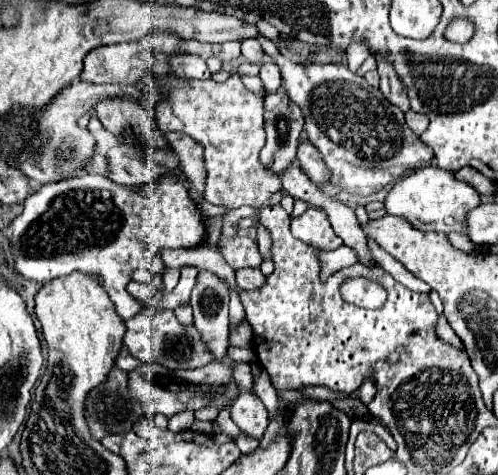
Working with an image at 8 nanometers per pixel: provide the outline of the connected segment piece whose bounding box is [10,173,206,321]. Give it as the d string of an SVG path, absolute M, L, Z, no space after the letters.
M88 173L82 177L42 185L26 199L22 215L18 215L10 225L10 243L16 261L16 271L26 279L42 283L70 275L74 271L80 271L90 277L100 277L104 291L116 305L116 313L122 317L122 321L128 321L128 317L134 317L140 311L140 307L136 307L136 301L126 291L126 285L132 281L132 271L138 267L138 263L150 255L160 255L162 249L192 249L206 241L206 217L194 205L184 187L168 187L174 183L180 185L174 175L168 175L152 187L126 189L116 187L116 183L108 181L102 175Z

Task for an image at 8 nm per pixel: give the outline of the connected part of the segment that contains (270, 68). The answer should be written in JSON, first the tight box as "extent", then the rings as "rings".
{"extent":[260,59,282,93],"rings":[[[264,59],[264,61],[262,61],[260,79],[262,79],[262,83],[266,85],[266,89],[268,89],[270,93],[276,91],[276,87],[280,87],[282,77],[280,77],[280,69],[278,69],[278,65],[276,65],[274,59]]]}

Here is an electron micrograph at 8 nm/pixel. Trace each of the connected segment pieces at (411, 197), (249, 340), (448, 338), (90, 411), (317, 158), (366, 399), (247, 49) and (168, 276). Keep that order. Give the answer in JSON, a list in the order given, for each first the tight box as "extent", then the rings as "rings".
[{"extent":[384,165,480,233],"rings":[[[426,165],[410,175],[402,177],[386,195],[384,209],[388,215],[404,217],[412,227],[420,231],[440,231],[440,233],[464,233],[464,213],[480,205],[480,195],[468,183],[452,179],[450,171],[440,171],[436,165]]]},{"extent":[230,321,254,347],"rings":[[[248,321],[240,323],[236,331],[230,333],[230,345],[234,347],[252,347],[252,343],[254,343],[254,335],[252,335],[252,327]]]},{"extent":[436,315,462,349],"rings":[[[444,315],[438,319],[436,333],[438,333],[446,343],[452,343],[454,347],[460,347],[460,349],[462,349],[462,341],[460,341],[460,337],[452,331],[452,327],[448,325],[448,321],[446,321],[446,317],[444,317]]]},{"extent":[86,367,146,439],"rings":[[[114,367],[108,375],[108,383],[100,385],[88,397],[86,415],[92,435],[96,435],[96,439],[104,439],[104,435],[130,431],[146,411],[130,397],[128,373]]]},{"extent":[296,139,330,185],"rings":[[[304,139],[304,143],[300,143],[300,151],[298,151],[298,157],[296,161],[306,169],[306,175],[318,183],[318,185],[324,185],[330,181],[330,171],[328,167],[324,165],[324,159],[322,155],[316,151],[316,147],[312,147],[312,143],[308,143]]]},{"extent":[358,379,377,405],"rings":[[[366,379],[358,389],[358,399],[365,405],[369,404],[374,399],[377,393],[376,385],[372,379]]]},{"extent":[242,39,264,61],"rings":[[[244,39],[242,41],[242,55],[246,61],[262,61],[264,51],[256,39]]]},{"extent":[159,269,180,293],"rings":[[[168,269],[162,277],[162,287],[159,289],[161,293],[169,293],[178,284],[180,278],[179,269]]]}]

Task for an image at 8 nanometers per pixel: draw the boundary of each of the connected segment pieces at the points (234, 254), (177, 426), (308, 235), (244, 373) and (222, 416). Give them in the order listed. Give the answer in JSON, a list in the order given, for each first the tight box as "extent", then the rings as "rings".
[{"extent":[220,235,262,271],"rings":[[[236,235],[236,237],[220,237],[220,251],[228,265],[238,271],[242,267],[260,267],[262,257],[258,253],[258,245],[254,239]]]},{"extent":[168,411,194,431],"rings":[[[184,411],[184,413],[174,415],[174,417],[170,419],[168,429],[170,429],[170,431],[184,431],[184,429],[190,429],[192,423],[194,423],[194,413],[192,413],[192,411]]]},{"extent":[292,207,342,249],"rings":[[[308,207],[302,217],[292,217],[292,235],[316,249],[338,249],[342,245],[324,211],[316,211],[316,207]]]},{"extent":[234,363,252,391],"rings":[[[234,363],[234,379],[240,389],[252,391],[252,373],[248,363]]]},{"extent":[216,409,240,439],"rings":[[[224,409],[224,411],[220,411],[218,413],[218,419],[216,419],[216,423],[222,427],[222,431],[226,431],[226,433],[230,433],[234,439],[236,439],[236,435],[240,433],[240,429],[234,425],[234,421],[230,419],[230,413]]]}]

